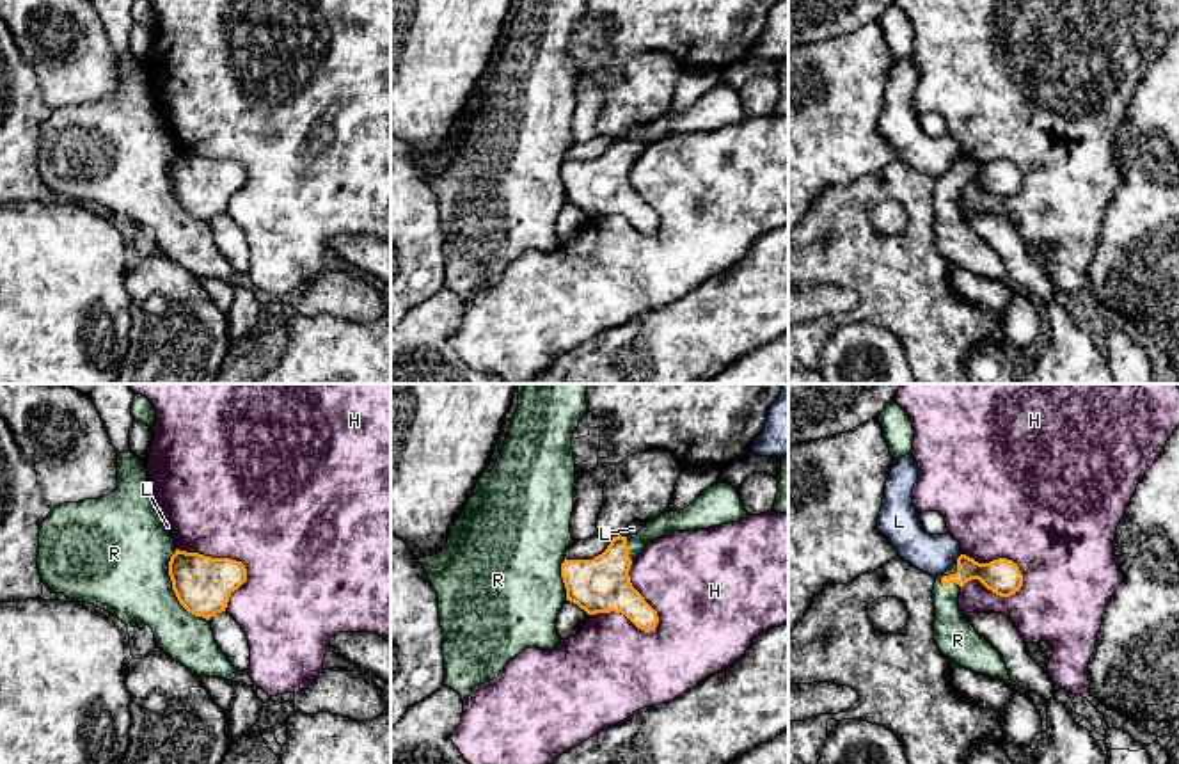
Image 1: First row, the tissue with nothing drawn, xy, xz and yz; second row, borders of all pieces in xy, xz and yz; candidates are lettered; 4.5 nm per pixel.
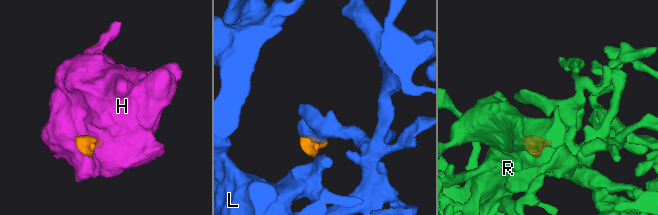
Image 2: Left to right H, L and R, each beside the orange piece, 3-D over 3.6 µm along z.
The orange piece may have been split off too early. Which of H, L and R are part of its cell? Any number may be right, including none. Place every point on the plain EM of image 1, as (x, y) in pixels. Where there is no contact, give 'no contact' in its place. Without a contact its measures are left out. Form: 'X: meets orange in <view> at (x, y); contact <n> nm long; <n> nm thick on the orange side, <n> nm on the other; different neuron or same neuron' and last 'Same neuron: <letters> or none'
H: meets orange in yz at (1000, 160); contact 320 nm long; 170 nm thick on the orange side, 500 nm on the other; different neuron
L: meets orange in yz at (959, 159); contact 50 nm long; 170 nm thick on the orange side, 180 nm on the other; different neuron
R: meets orange in xy at (173, 190); contact 360 nm long; 260 nm thick on the orange side, 420 nm on the other; same neuron
Same neuron: R

